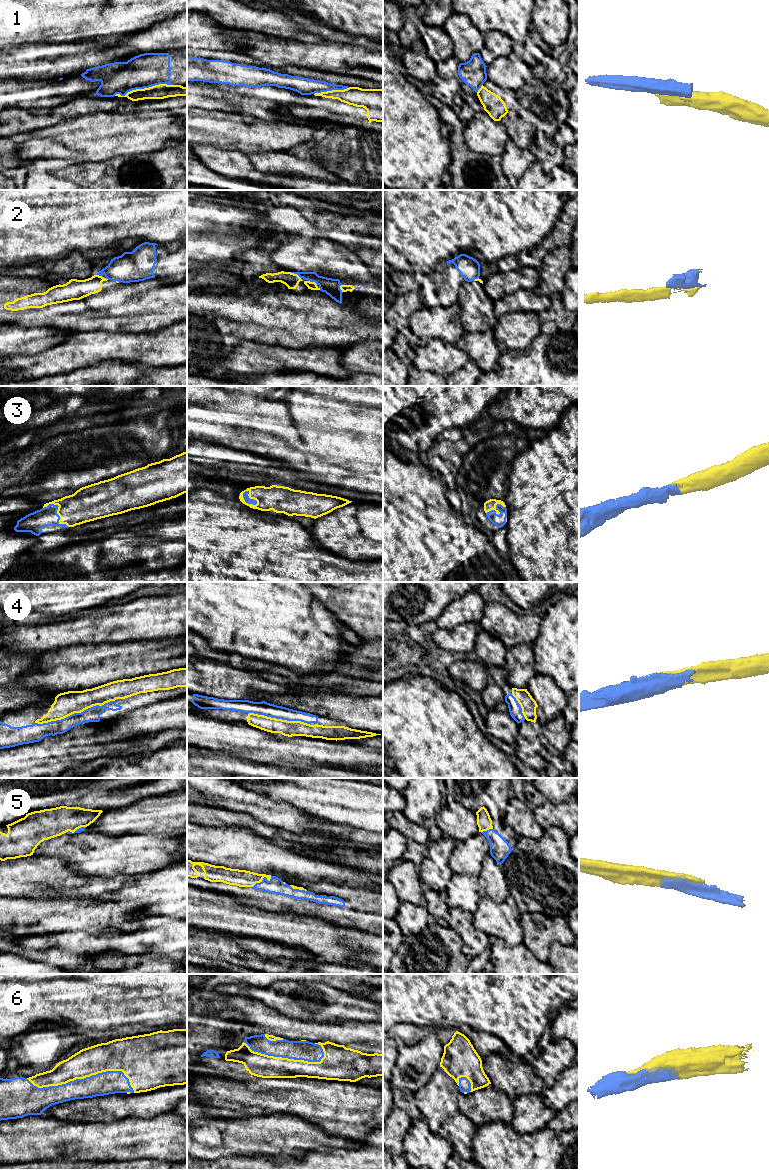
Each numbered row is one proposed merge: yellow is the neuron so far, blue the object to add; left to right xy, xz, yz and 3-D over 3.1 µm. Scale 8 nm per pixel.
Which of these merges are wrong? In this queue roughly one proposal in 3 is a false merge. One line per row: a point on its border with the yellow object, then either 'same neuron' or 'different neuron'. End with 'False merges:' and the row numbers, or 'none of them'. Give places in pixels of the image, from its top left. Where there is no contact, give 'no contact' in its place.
1: contact xy (142, 89); different neuron
2: contact xz (295, 274); different neuron
3: contact xy (57, 511); same neuron
4: contact xy (74, 712); same neuron
5: contact xz (259, 882); same neuron
6: contact xy (84, 1077); same neuron
False merges: 1, 2

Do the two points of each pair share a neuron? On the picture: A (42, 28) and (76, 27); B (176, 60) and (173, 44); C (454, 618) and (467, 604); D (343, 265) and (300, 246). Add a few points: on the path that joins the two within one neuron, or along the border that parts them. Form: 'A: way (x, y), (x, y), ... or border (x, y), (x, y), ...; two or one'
A: way (50, 27), (68, 27); one
B: border (168, 52), (176, 53); two
C: way (458, 614), (466, 608); one
D: way (332, 257), (308, 256); one

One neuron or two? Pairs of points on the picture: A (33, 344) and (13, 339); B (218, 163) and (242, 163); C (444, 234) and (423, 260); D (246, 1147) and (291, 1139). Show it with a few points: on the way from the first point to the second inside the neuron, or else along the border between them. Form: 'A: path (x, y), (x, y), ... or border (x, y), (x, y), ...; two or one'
A: path (28, 341), (18, 340); one
B: path (224, 163), (236, 164); one
C: path (438, 240), (424, 254); one
D: path (257, 1136), (280, 1135); one

